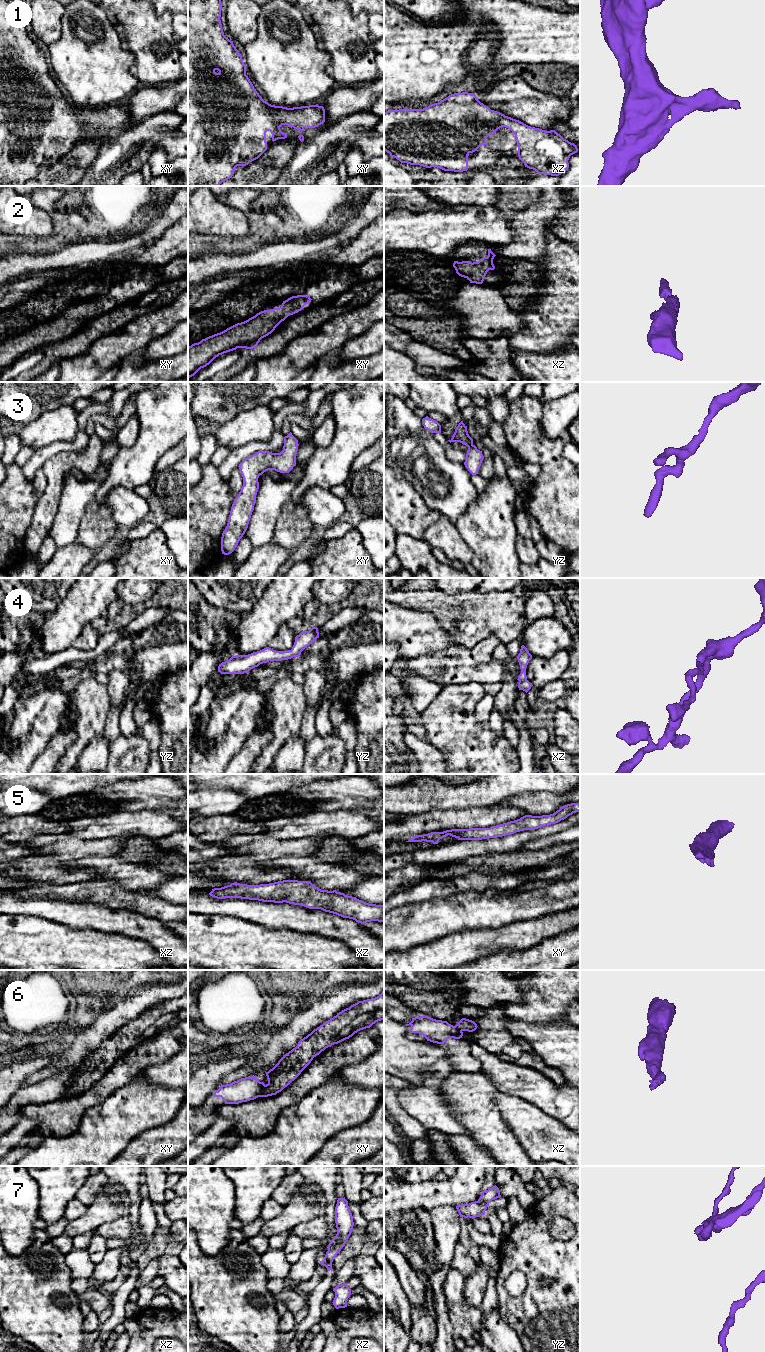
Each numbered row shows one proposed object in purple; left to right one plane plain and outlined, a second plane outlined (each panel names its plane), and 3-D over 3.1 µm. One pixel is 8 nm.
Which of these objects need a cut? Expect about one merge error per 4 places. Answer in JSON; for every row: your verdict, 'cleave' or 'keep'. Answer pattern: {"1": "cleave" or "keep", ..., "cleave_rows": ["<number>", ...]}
{"1": "keep", "2": "keep", "3": "keep", "4": "keep", "5": "keep", "6": "cleave", "7": "cleave", "cleave_rows": ["6", "7"]}

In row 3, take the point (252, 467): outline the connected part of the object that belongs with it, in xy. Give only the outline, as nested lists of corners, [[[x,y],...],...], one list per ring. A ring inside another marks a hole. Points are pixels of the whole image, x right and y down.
[[[290,432],[284,437],[284,446],[280,453],[258,451],[239,464],[243,486],[234,499],[227,526],[222,533],[222,554],[231,554],[248,528],[259,489],[259,476],[268,470],[289,473],[296,466],[298,446],[298,440]]]

